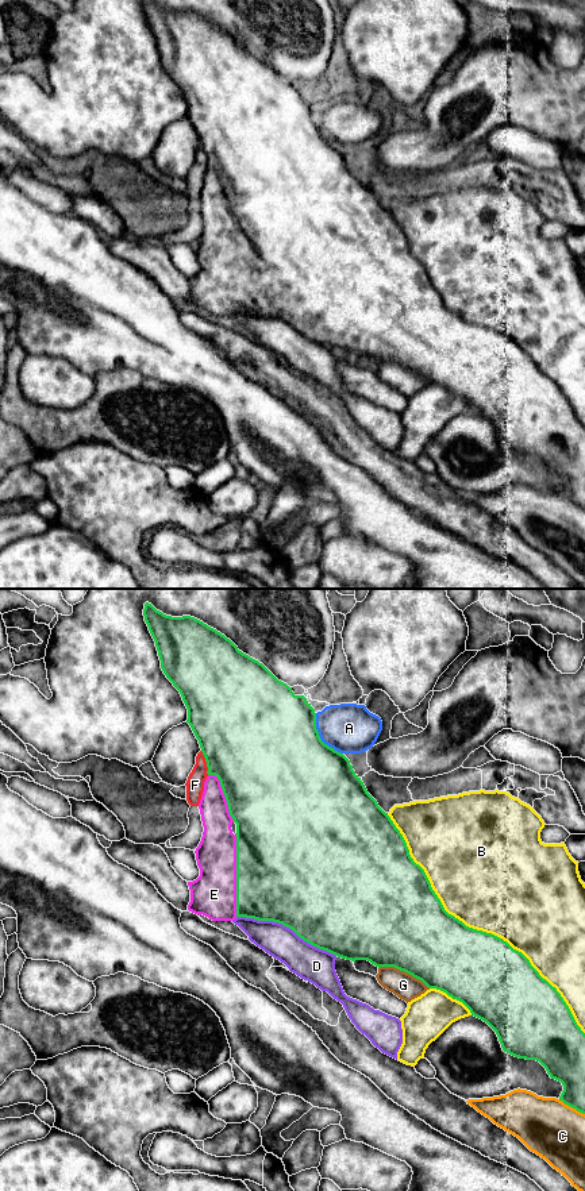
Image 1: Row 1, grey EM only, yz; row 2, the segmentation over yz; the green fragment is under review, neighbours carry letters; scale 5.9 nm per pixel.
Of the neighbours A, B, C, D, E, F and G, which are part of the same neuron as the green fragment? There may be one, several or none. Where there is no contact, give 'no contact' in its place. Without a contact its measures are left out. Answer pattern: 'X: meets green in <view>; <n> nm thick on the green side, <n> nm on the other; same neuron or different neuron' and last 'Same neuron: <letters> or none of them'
A: meets green in yz; 500 nm thick on the green side, 300 nm on the other; different neuron
B: meets green in yz; 440 nm thick on the green side, 500 nm on the other; different neuron
C: meets green in yz; 200 nm thick on the green side, 340 nm on the other; different neuron
D: meets green in yz; 500 nm thick on the green side, 200 nm on the other; different neuron
E: meets green in yz; 500 nm thick on the green side, 280 nm on the other; same neuron
F: meets green in yz; 500 nm thick on the green side, 110 nm on the other; different neuron
G: meets green in yz; 480 nm thick on the green side, 150 nm on the other; different neuron
Same neuron: E

